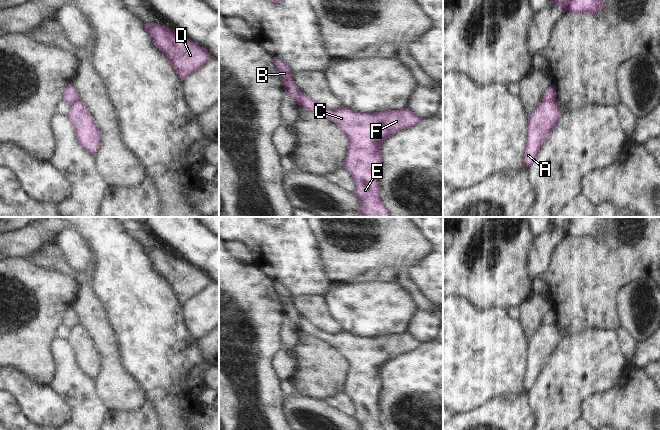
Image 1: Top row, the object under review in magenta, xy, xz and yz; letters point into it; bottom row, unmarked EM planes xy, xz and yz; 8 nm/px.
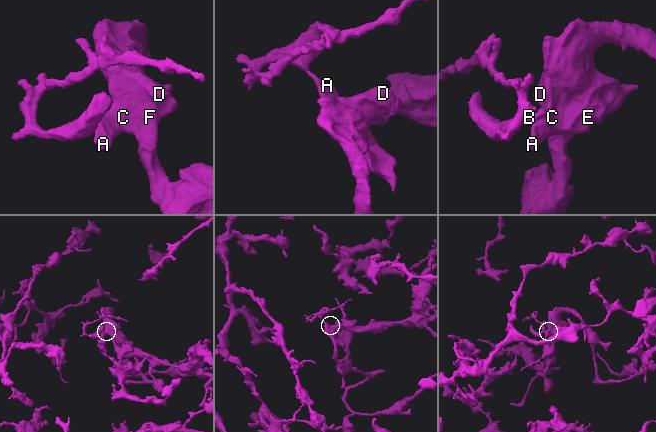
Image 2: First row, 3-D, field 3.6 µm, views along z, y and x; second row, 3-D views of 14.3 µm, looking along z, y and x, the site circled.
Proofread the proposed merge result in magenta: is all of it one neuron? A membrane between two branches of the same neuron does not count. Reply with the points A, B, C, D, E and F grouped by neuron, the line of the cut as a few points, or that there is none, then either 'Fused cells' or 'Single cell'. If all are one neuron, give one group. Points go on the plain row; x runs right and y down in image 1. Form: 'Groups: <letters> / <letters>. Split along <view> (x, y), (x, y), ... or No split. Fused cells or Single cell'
Groups: A C D E F / B. Split along yz (555, 321), (542, 325). Fused cells

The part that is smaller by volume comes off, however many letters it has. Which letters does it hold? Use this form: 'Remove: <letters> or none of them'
Remove: B

